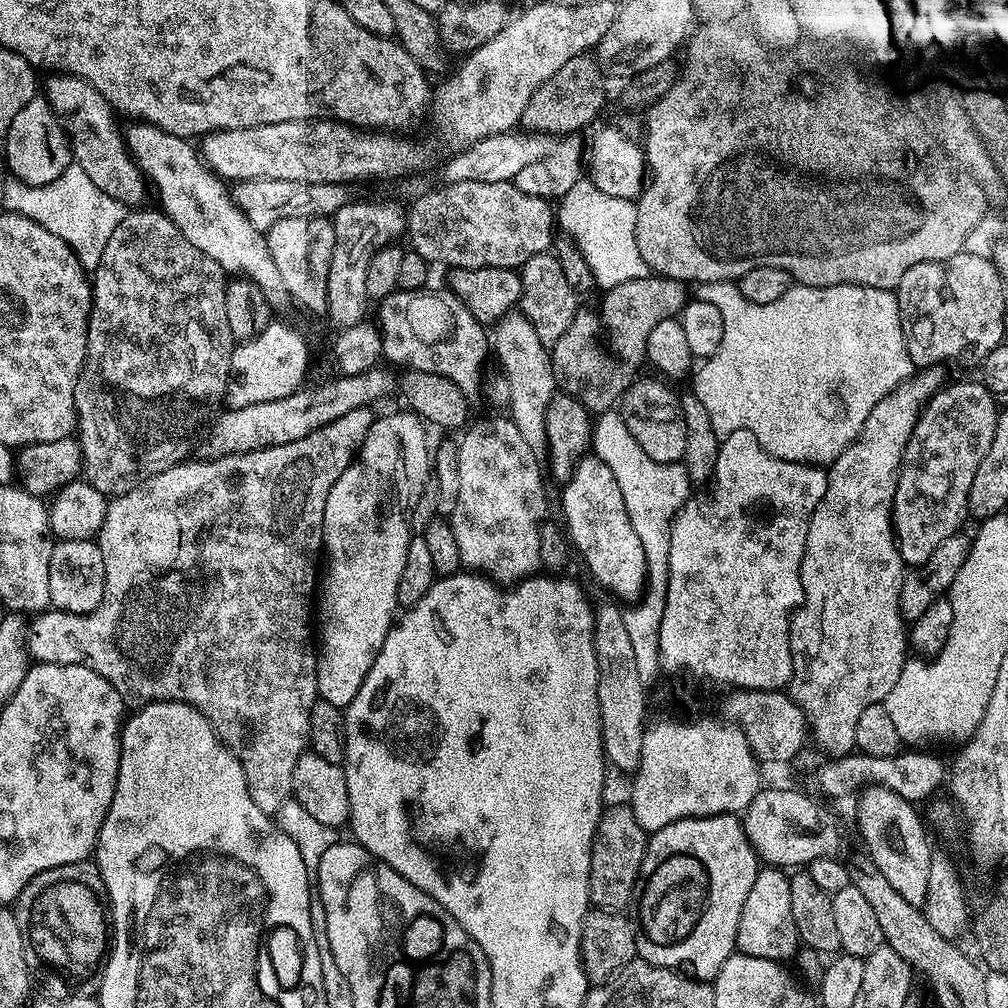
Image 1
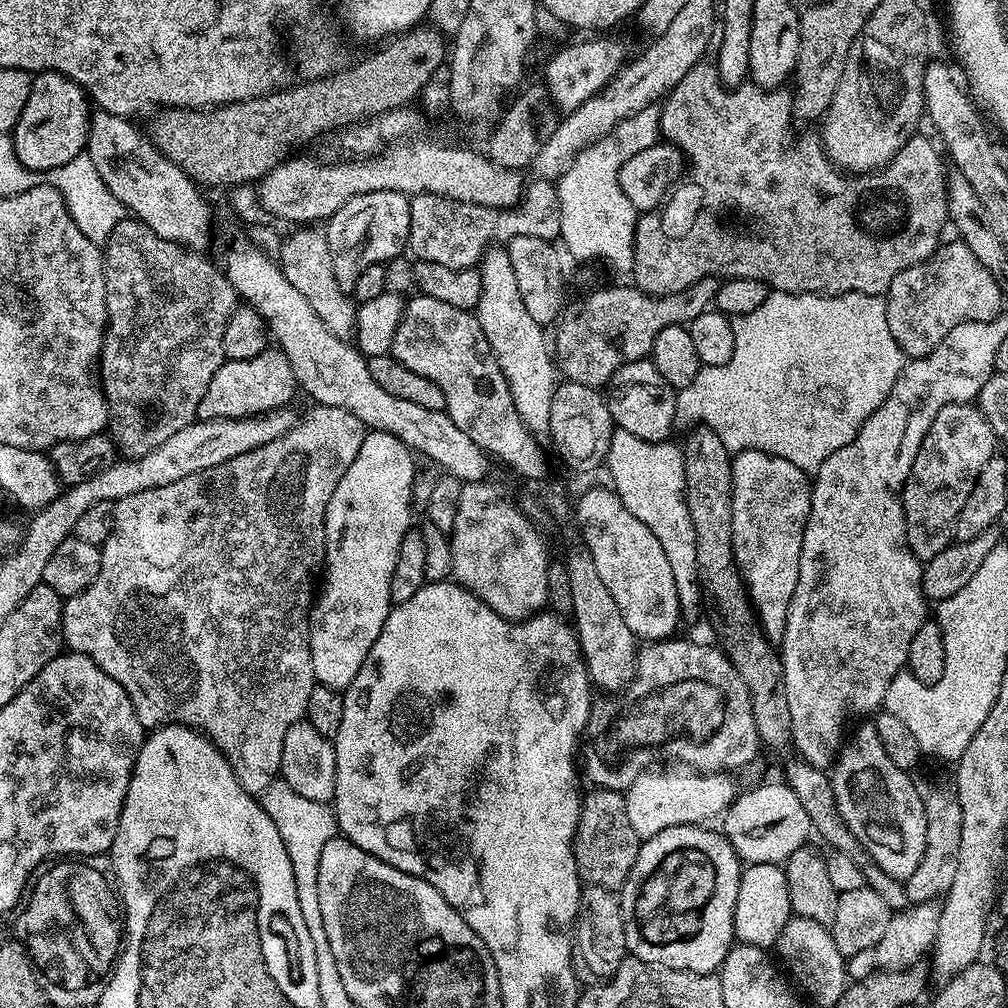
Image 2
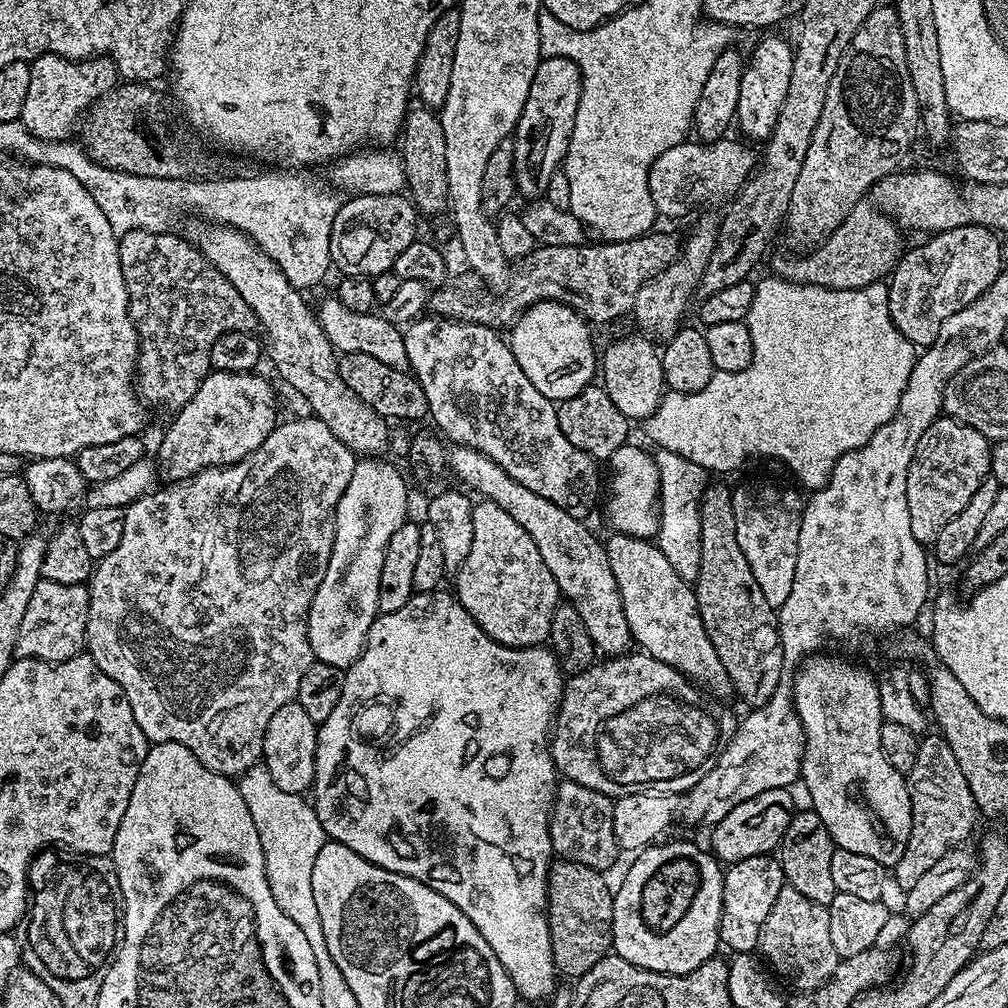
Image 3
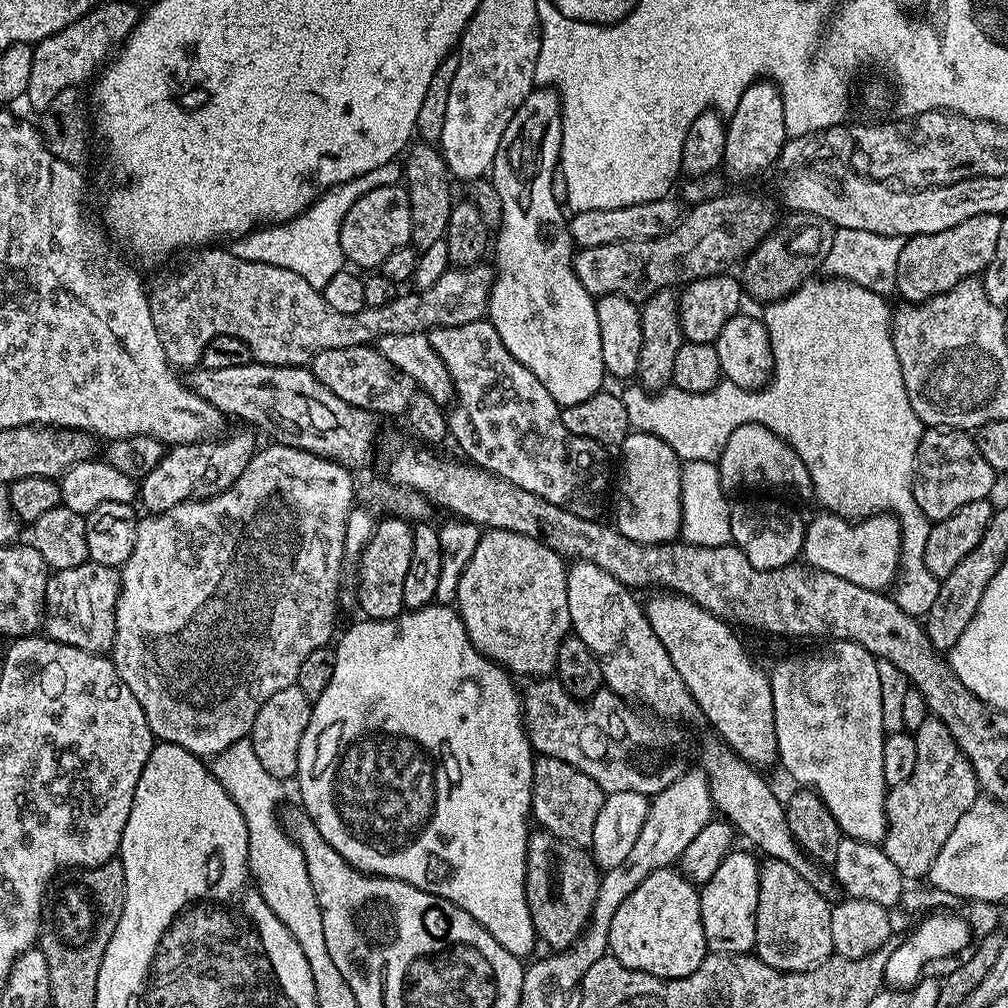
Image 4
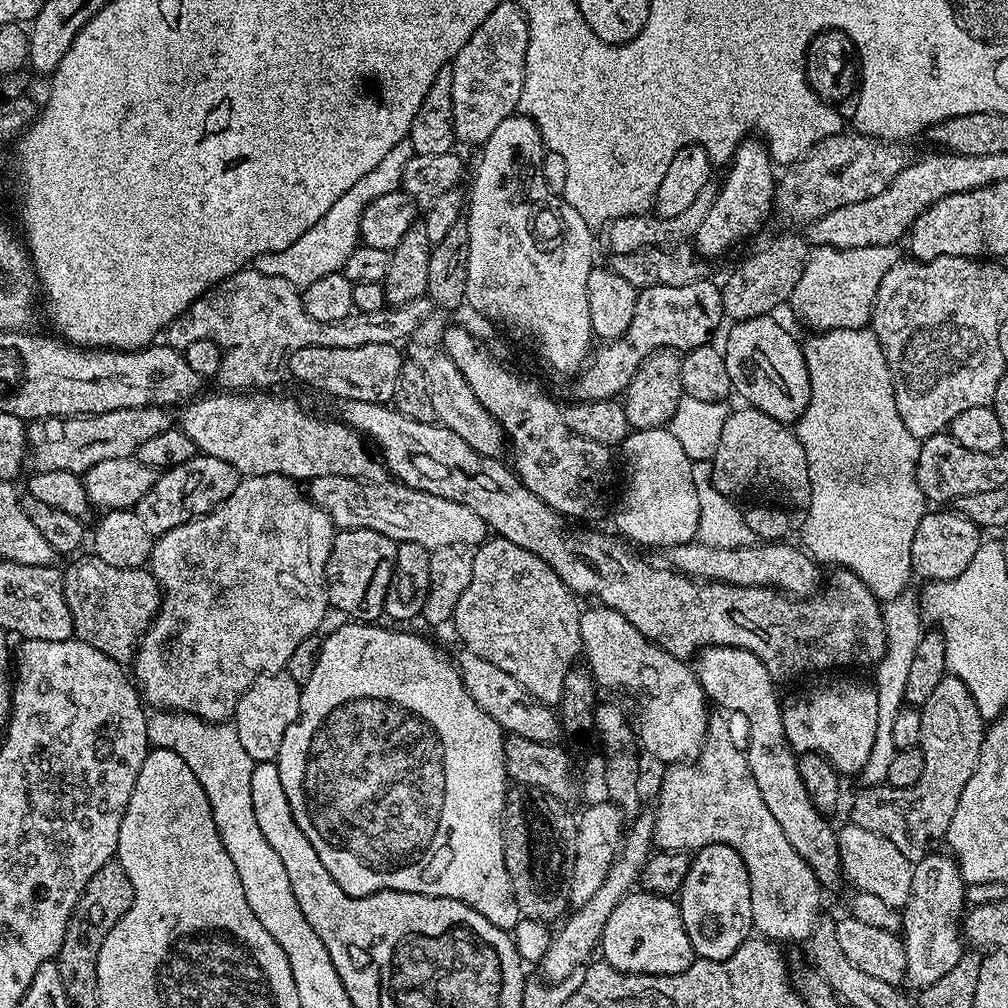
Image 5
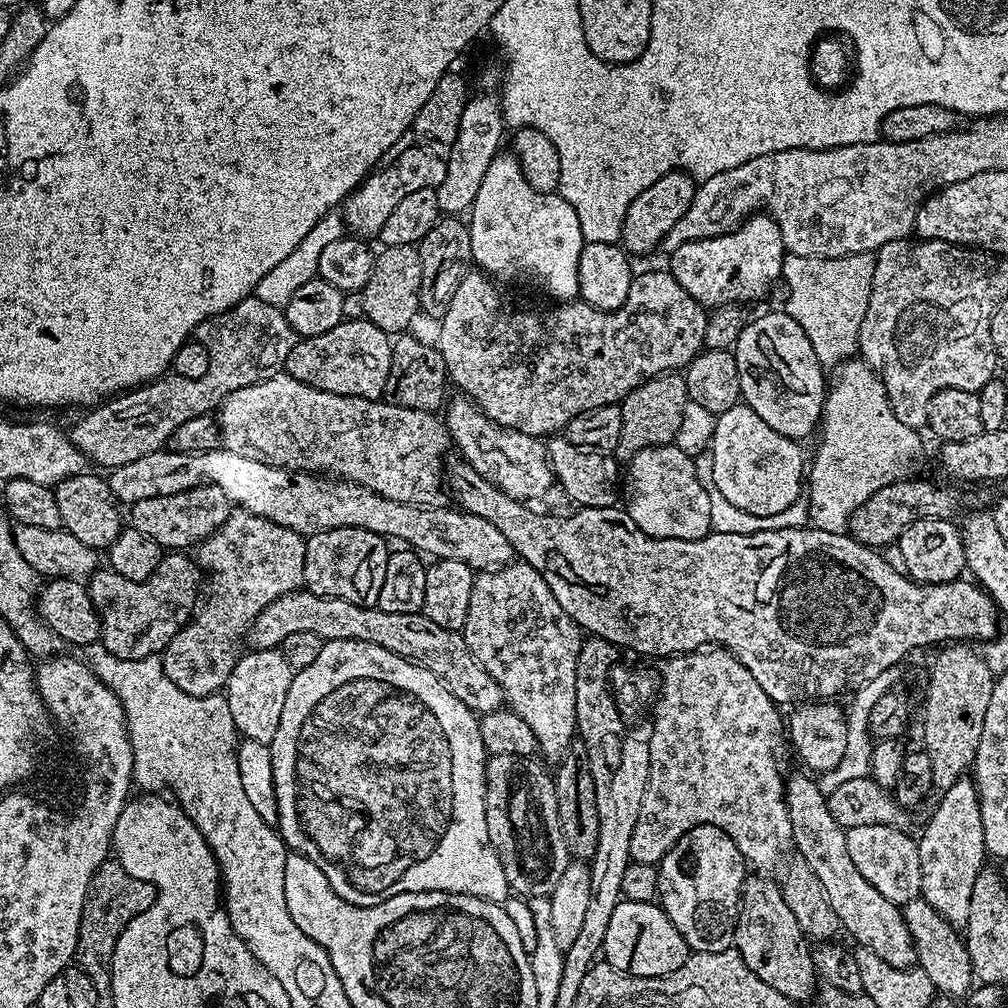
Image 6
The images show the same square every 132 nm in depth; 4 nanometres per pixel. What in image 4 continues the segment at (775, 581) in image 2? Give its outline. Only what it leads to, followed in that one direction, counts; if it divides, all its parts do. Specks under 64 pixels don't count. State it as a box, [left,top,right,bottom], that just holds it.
[730,498,805,570]

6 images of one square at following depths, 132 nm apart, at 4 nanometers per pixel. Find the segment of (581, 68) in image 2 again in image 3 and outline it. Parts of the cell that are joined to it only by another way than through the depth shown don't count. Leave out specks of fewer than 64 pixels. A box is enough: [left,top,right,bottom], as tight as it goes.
[510,56,581,197]

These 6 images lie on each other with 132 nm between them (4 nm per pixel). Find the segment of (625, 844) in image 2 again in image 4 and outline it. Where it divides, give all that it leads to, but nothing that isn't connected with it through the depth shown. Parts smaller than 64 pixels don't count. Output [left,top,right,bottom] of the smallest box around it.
[532,755,606,849]

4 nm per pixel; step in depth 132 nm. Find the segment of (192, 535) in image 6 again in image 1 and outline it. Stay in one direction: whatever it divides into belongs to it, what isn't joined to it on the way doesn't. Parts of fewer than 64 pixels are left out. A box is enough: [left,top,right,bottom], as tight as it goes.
[224,318,308,408]

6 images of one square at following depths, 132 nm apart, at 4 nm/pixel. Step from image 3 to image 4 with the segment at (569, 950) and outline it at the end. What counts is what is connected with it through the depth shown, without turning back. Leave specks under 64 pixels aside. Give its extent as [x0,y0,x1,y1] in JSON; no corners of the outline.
[526,830,601,949]

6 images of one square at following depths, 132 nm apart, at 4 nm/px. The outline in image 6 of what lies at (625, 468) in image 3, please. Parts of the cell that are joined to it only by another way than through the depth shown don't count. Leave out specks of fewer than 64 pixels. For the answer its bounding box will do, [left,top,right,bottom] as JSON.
[626,444,711,540]

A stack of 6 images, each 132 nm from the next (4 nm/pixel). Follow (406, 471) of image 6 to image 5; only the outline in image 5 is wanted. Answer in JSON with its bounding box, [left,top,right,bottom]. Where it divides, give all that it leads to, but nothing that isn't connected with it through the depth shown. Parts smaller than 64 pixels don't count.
[182,394,388,483]

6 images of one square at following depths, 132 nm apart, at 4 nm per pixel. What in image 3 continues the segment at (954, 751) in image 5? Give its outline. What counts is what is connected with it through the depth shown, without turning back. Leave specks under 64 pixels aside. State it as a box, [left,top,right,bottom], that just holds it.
[894,735,978,890]

